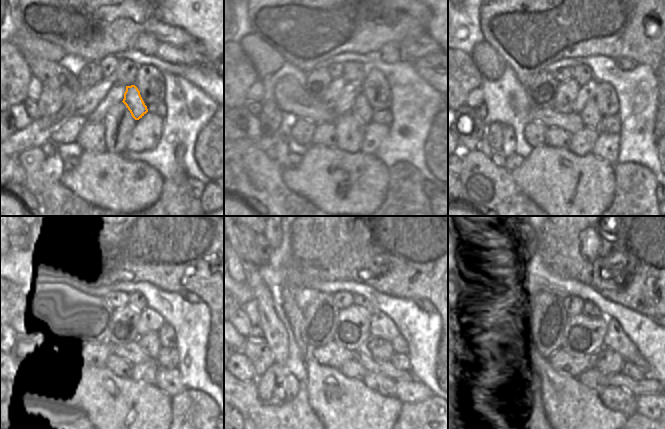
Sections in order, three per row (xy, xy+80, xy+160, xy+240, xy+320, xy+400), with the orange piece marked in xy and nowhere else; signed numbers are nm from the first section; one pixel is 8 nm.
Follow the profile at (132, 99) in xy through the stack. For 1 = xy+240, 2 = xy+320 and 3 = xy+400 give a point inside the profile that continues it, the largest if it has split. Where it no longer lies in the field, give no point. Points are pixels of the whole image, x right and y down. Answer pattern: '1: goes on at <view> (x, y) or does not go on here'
1: goes on at xy+240 (150, 343)
2: goes on at xy+320 (379, 348)
3: goes on at xy+400 (609, 362)

